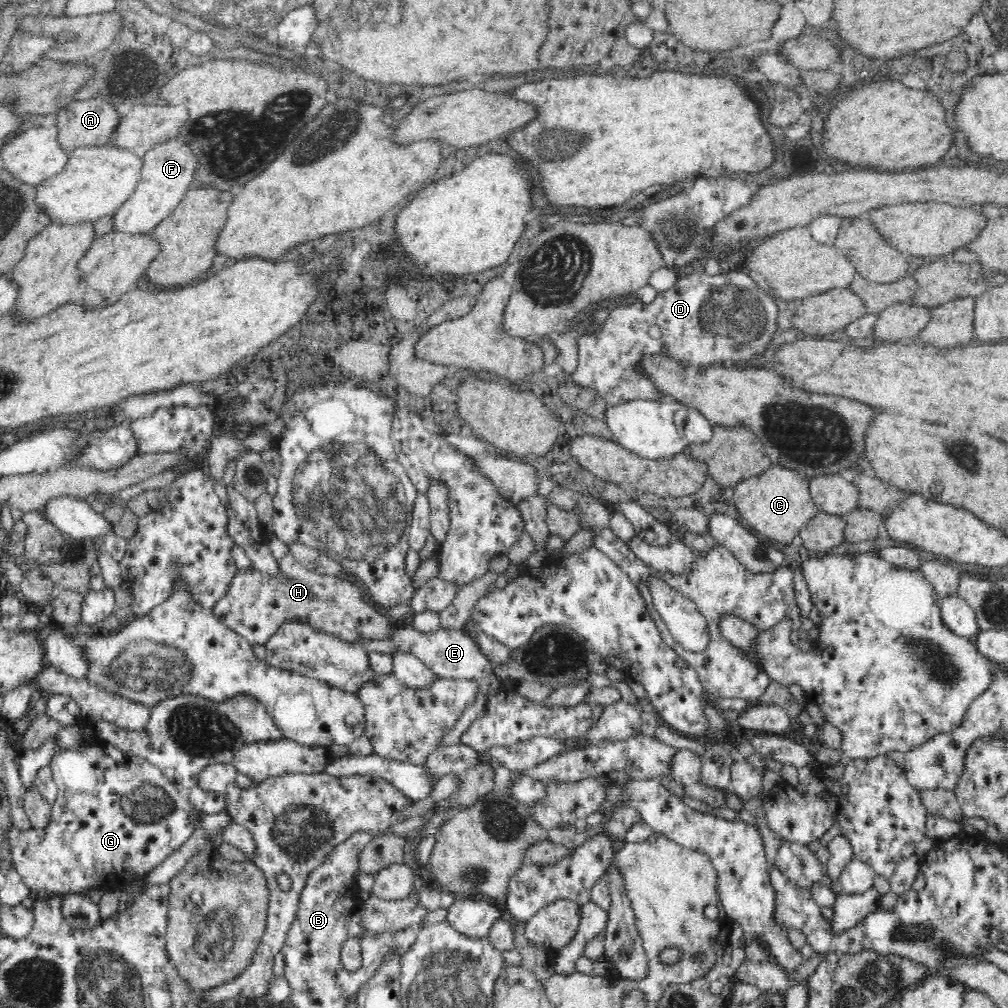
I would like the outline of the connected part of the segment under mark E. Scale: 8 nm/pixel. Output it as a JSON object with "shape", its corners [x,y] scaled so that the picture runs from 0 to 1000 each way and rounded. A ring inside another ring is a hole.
{"shape":[[[395,619],[389,635],[383,637],[361,637],[364,646],[393,649],[405,647],[413,650],[431,671],[443,674],[464,674],[470,677],[480,674],[489,668],[489,658],[478,649],[474,640],[459,626],[438,624],[436,622],[429,627],[414,625],[407,619]]]}

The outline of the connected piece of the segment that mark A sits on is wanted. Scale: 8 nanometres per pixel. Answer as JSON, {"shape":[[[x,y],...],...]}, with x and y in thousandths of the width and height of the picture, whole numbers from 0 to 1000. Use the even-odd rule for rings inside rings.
{"shape":[[[94,95],[69,101],[57,110],[57,119],[61,141],[72,150],[79,145],[110,140],[121,113],[109,99]]]}

